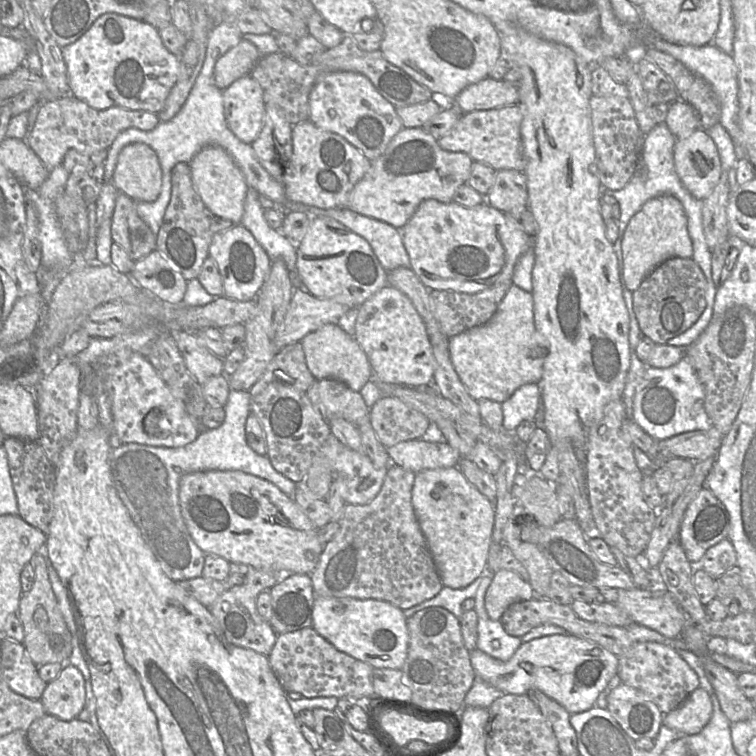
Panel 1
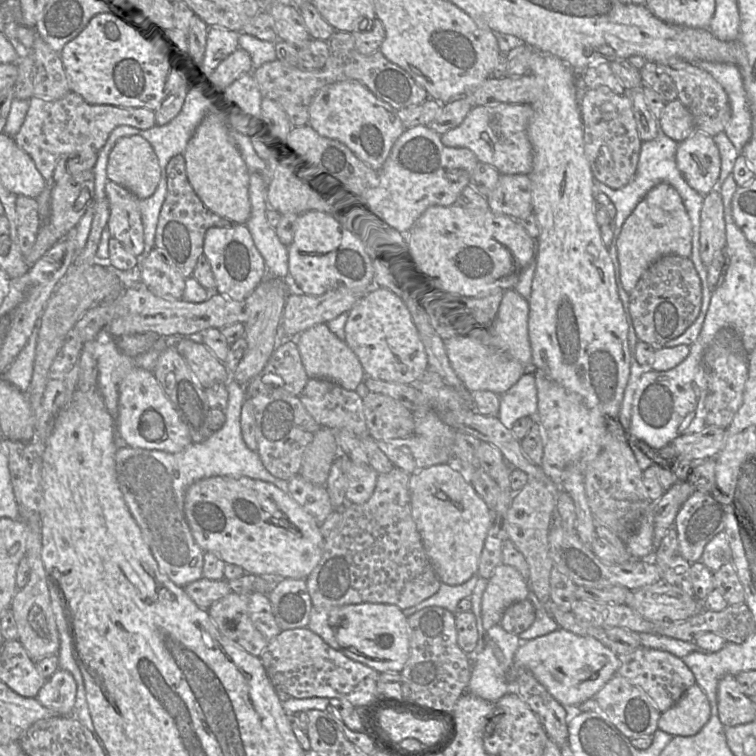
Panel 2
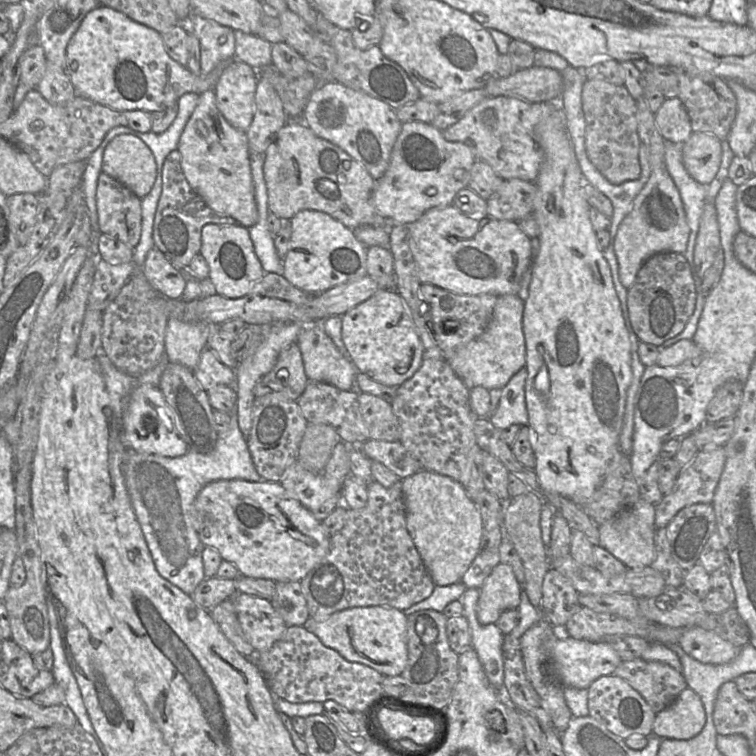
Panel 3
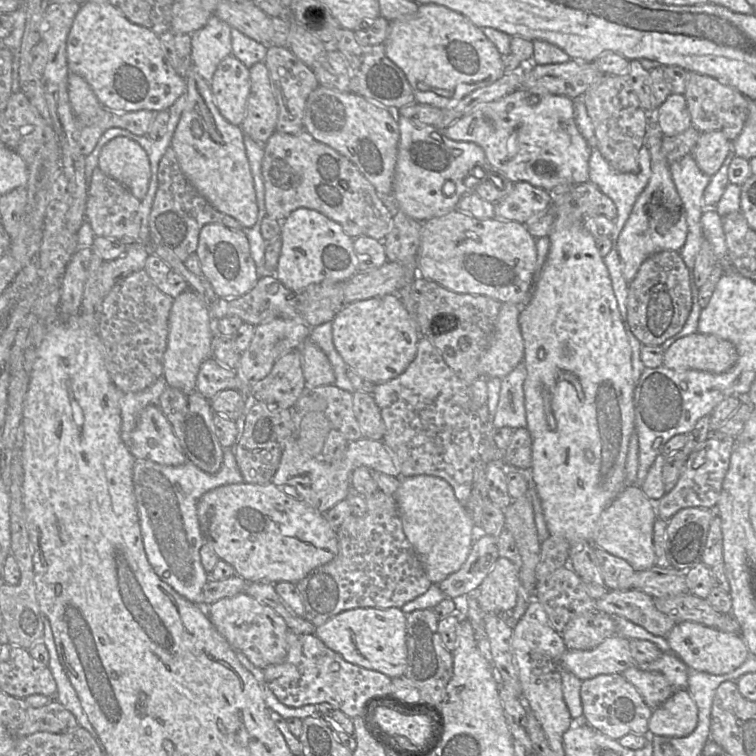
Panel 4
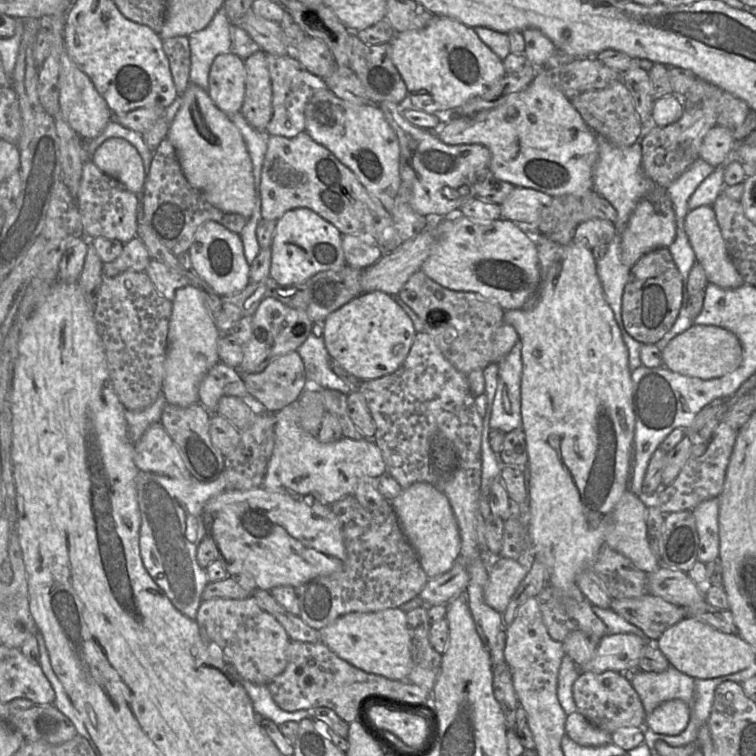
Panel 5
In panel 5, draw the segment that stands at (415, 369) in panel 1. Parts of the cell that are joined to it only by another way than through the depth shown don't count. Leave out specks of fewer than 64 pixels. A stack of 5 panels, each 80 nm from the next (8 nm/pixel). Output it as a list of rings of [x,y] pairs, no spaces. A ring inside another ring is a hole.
[[[381,291],[361,293],[322,323],[322,337],[329,356],[361,381],[395,372],[406,359],[416,331],[413,323],[393,297]]]

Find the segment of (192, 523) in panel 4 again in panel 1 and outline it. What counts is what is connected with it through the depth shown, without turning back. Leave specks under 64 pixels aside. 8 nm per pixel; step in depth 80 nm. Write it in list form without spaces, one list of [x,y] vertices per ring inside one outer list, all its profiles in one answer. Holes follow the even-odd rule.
[[[231,390],[225,404],[225,419],[215,429],[202,429],[196,439],[182,447],[154,447],[128,443],[111,450],[110,470],[113,485],[132,521],[139,529],[140,535],[158,561],[164,574],[174,582],[189,580],[202,576],[205,553],[192,540],[179,505],[179,481],[185,474],[202,471],[242,471],[265,479],[293,499],[297,483],[277,472],[267,456],[255,453],[246,443],[245,423],[251,413],[251,395],[248,391]]]

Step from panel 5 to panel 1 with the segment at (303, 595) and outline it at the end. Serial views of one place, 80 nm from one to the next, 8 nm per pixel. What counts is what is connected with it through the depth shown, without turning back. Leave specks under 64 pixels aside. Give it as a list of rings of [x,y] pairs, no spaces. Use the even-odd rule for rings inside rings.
[[[390,465],[378,495],[368,504],[345,504],[339,529],[327,542],[315,570],[311,573],[317,596],[376,599],[390,602],[401,610],[409,609],[435,597],[444,585],[428,550],[412,505],[412,488],[416,473]]]

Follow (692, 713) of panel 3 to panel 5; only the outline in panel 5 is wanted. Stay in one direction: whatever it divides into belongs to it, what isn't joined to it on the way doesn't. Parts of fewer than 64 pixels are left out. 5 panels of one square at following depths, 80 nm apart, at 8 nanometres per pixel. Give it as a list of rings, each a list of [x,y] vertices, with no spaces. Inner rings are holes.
[[[673,699],[662,703],[647,715],[644,725],[657,734],[673,736],[683,732],[689,720],[689,706],[682,700]]]

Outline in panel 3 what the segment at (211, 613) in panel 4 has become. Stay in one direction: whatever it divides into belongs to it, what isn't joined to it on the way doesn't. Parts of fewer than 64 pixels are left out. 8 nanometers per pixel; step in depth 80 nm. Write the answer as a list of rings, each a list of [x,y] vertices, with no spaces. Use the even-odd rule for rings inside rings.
[[[236,593],[232,598],[242,630],[255,651],[268,650],[285,632],[287,625],[271,601]]]

